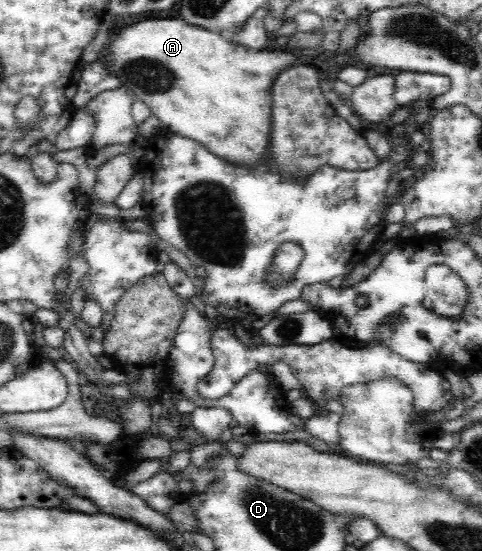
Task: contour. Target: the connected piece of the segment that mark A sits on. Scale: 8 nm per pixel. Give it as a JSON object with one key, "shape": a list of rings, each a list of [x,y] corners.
{"shape":[[[147,18],[146,20],[139,20],[135,24],[127,24],[127,26],[119,26],[113,28],[109,34],[109,41],[103,46],[99,54],[101,57],[102,68],[111,76],[116,76],[120,80],[120,84],[128,88],[130,92],[135,95],[136,100],[139,100],[147,106],[151,114],[155,115],[164,129],[173,135],[183,136],[185,138],[200,142],[213,155],[220,156],[232,163],[247,165],[249,167],[261,167],[264,163],[265,147],[268,143],[269,131],[271,131],[271,85],[284,70],[287,70],[293,65],[307,64],[303,61],[299,52],[287,52],[282,48],[275,51],[268,52],[261,50],[256,52],[247,49],[243,45],[233,43],[228,37],[221,36],[216,32],[205,32],[205,29],[189,26],[183,20],[173,20],[173,18]]]}

